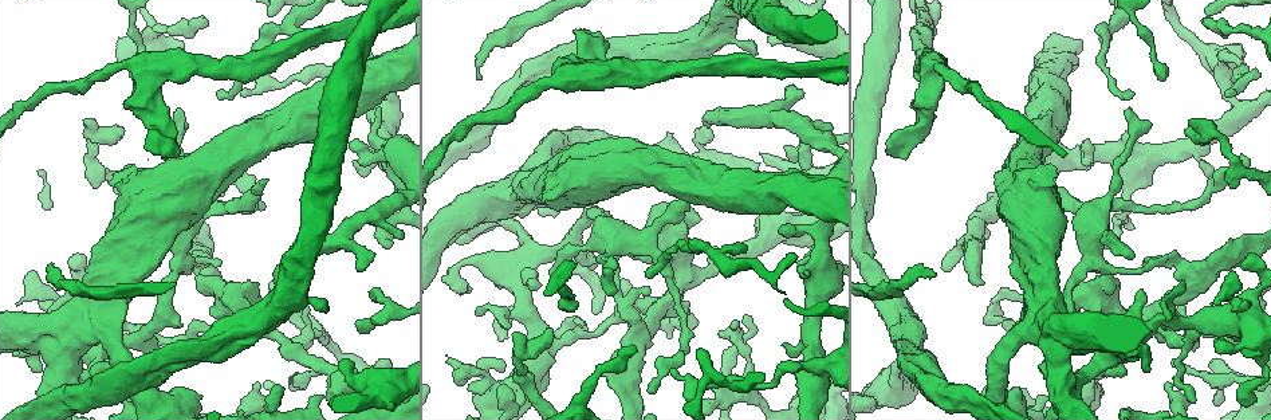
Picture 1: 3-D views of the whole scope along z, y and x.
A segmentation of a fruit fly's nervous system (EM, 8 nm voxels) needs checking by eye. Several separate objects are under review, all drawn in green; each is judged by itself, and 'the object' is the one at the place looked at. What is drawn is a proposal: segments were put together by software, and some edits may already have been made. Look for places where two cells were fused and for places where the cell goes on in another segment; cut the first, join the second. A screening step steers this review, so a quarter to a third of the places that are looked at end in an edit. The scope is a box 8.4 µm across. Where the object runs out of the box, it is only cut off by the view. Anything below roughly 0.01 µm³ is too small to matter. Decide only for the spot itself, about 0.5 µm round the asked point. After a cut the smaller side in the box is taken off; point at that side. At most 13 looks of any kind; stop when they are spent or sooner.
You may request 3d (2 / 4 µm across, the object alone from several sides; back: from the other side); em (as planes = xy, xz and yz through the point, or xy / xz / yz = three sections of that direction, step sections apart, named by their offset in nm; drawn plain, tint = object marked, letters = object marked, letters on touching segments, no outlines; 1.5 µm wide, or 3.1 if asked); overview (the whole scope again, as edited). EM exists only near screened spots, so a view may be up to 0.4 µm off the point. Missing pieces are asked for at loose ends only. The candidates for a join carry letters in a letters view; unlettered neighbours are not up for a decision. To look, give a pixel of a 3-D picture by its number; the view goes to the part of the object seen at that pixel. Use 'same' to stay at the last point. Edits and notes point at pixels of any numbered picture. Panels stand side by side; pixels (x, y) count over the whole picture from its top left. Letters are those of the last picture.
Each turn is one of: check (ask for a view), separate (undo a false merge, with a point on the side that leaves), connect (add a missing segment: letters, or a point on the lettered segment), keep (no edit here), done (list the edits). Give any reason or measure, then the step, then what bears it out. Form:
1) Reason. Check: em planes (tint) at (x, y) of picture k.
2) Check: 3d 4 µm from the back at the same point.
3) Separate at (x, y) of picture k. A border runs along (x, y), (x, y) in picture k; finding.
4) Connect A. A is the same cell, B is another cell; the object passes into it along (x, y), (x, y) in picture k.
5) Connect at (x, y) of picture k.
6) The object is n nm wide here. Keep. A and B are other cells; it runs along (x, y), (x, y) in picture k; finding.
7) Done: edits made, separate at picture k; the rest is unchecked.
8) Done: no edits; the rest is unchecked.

Branch stops here. Check: 3d 4 µm at (145, 274) of picture 1.

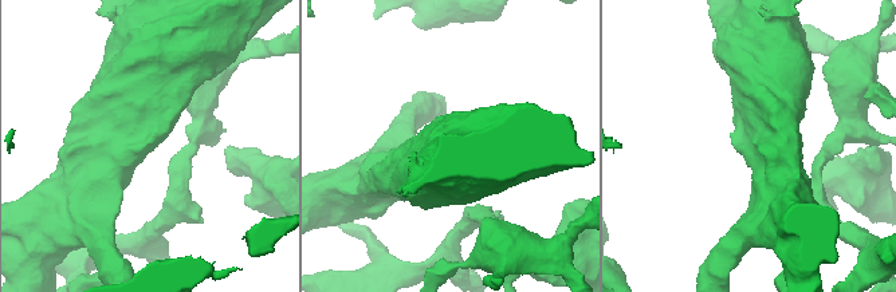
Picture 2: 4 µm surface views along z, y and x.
Check: em planes (plain) at (151, 142) of picture 2.

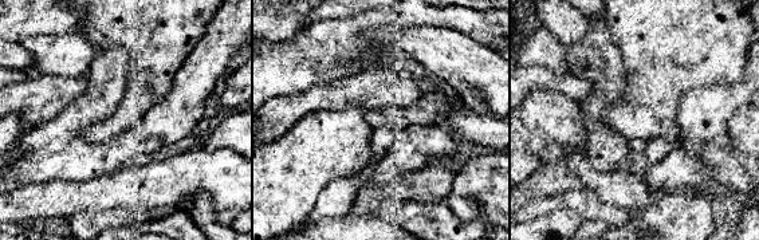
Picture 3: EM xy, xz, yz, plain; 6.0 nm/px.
Check: em planes (letters) at the same point.

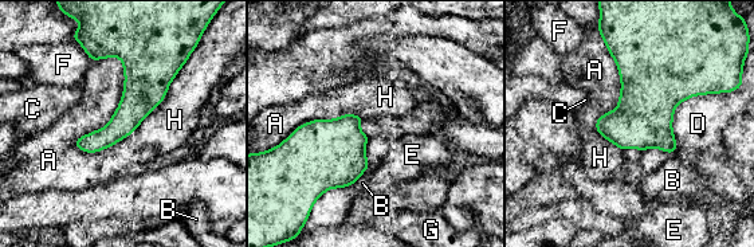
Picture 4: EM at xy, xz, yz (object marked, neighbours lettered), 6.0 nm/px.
Keep. A, B, C, D, E, F, G and H are other cells; a border runs along (114, 55), (122, 98), (83, 152) in picture 4; no lettered segment goes on from it.

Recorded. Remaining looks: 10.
Touches itself. Check: em xz step 8 (tint) at (650, 301) of picture 1.

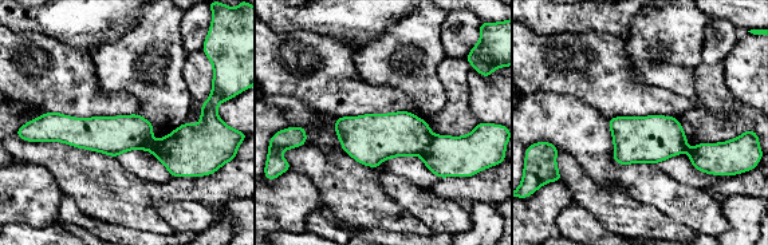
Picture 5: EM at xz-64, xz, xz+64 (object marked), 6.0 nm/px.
Cut it another way. Check: em planes (letters) at the same point.

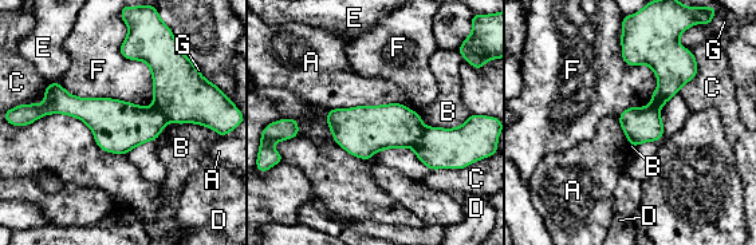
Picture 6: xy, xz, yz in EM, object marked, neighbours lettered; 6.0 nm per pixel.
Separate at (437, 147) of picture 6. A, B, C, D, E, F and G are other cells; a border runs along (425, 127), (410, 147) in picture 6; two cells meet here.

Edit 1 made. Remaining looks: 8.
Thick end. Check: 3d 2 µm at (157, 154) of picture 1.

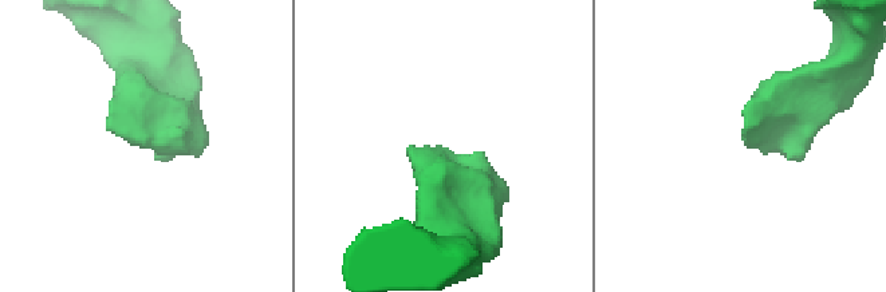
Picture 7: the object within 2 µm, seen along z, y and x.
Check: em planes (letters) at (143, 145) of picture 7.

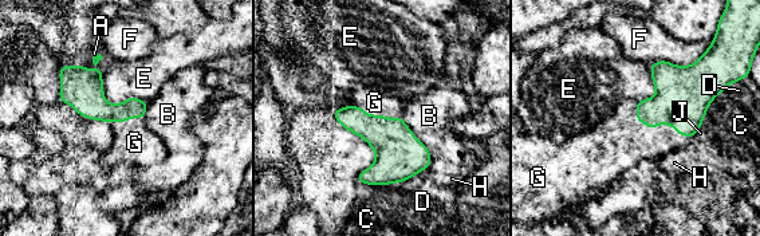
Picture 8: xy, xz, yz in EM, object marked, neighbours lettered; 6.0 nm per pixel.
Connect at (618, 142) of picture 8. G is the same cell, A, B, C, D, E, F, H and J are other cells; the object passes into it along (682, 94), (656, 125), (618, 142) in picture 8; it goes on there.

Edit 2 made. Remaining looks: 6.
Done: edits made, separate at picture 6, connect at picture 8; the rest is unchecked.

